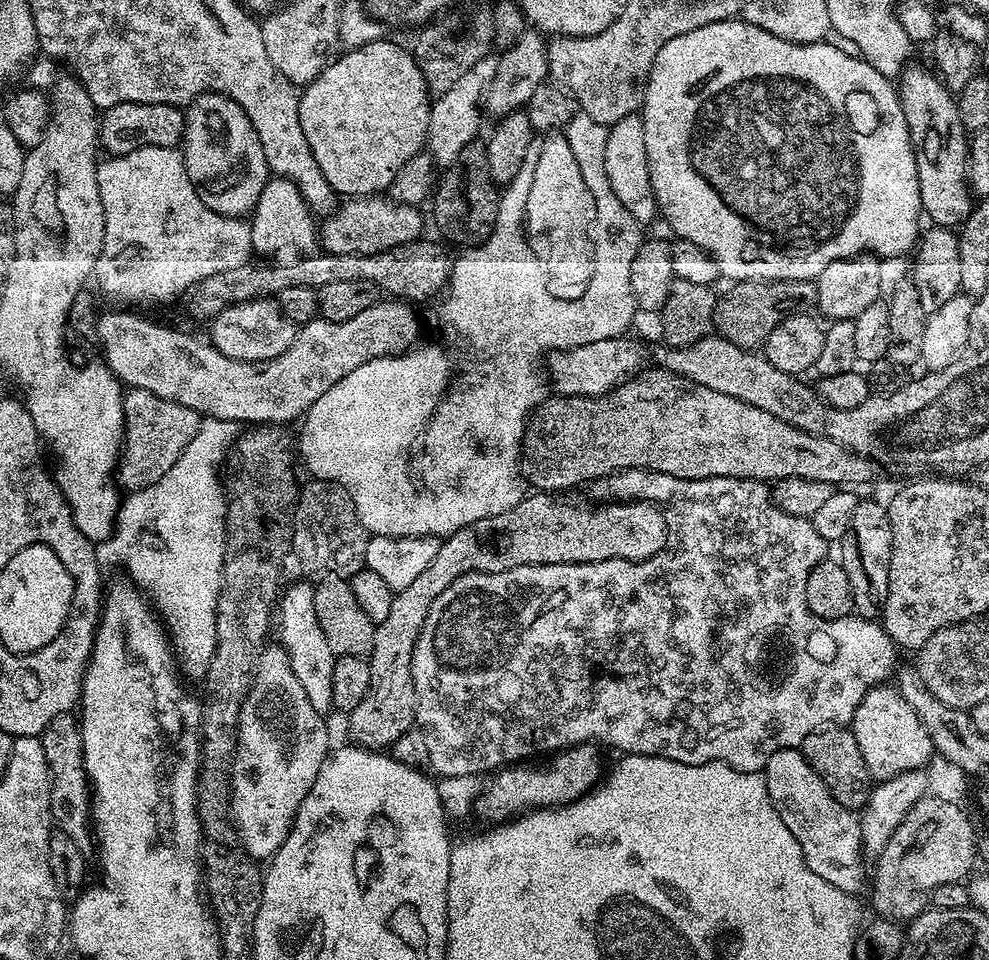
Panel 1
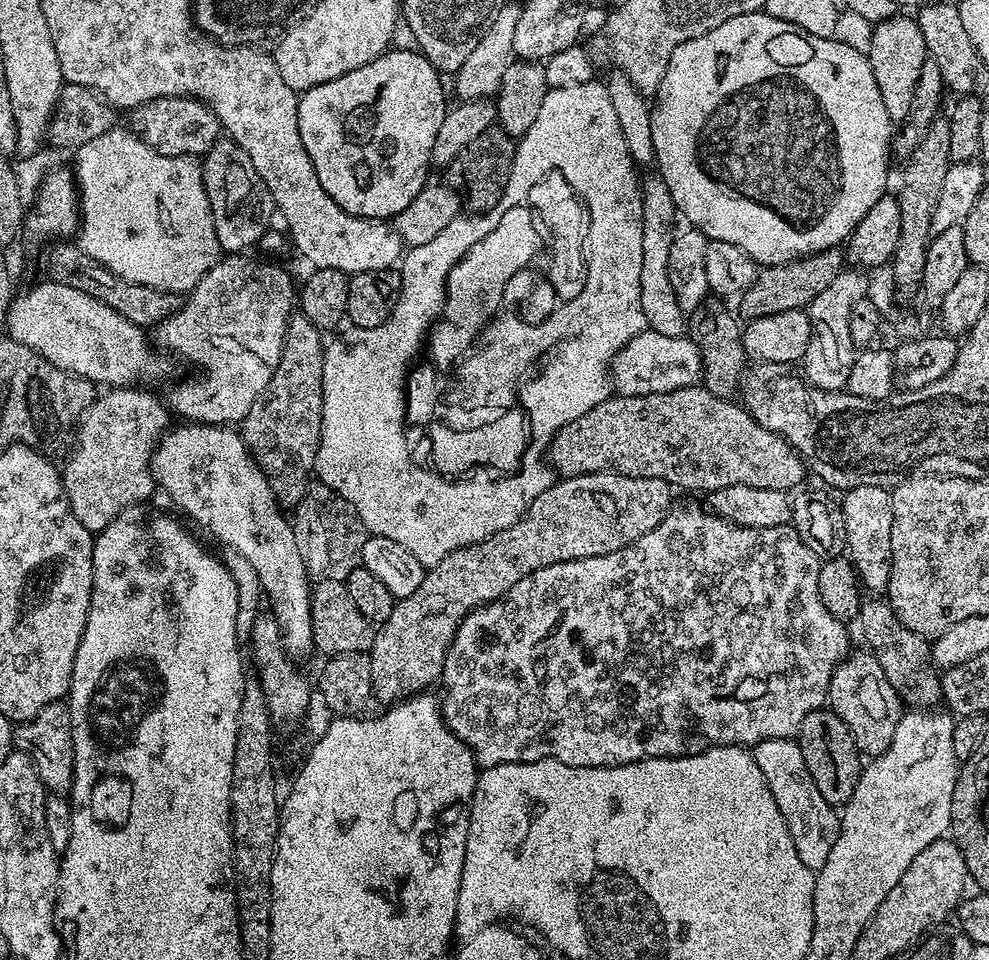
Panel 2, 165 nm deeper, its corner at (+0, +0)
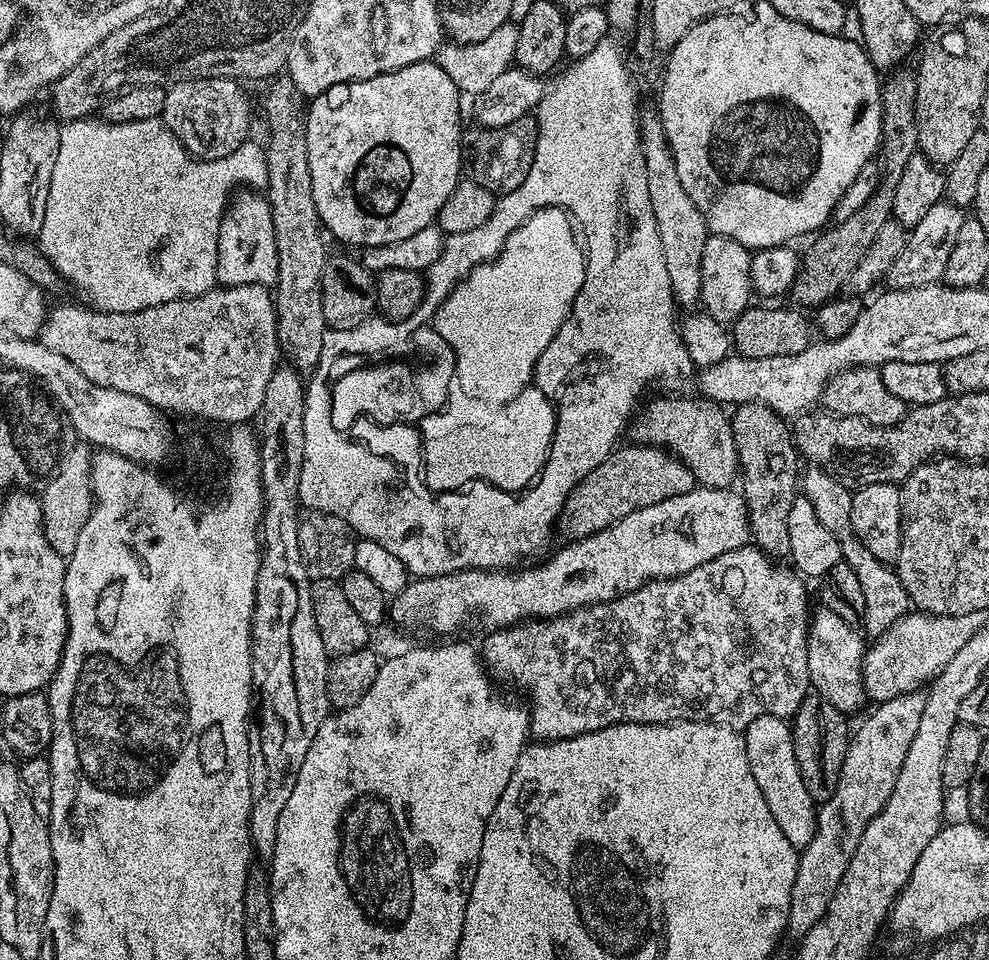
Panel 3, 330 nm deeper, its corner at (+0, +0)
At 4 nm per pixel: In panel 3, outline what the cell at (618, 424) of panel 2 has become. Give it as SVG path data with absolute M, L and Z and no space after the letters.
M672 396L669 400L656 400L653 404L646 405L644 417L640 420L643 443L671 452L692 471L697 485L731 489L732 479L737 479L738 476L740 459L729 413L713 401L705 398L695 399Z

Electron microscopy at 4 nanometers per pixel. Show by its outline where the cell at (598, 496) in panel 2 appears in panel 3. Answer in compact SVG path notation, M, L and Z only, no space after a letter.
M651 446L639 447L617 447L589 476L579 481L580 485L573 490L572 496L570 492L562 513L562 528L564 524L569 537L593 536L595 532L626 518L626 514L634 514L640 508L654 506L654 502L686 494L697 487L692 471L671 452Z

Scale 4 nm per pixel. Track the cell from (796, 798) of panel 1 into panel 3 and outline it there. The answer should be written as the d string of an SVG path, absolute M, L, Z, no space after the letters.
M759 716L750 722L748 728L743 729L744 745L746 746L746 758L750 762L750 774L754 774L754 782L758 782L758 790L766 798L766 806L770 806L770 814L774 814L774 822L782 829L782 834L790 843L802 850L814 838L816 830L816 813L818 811L817 801L810 798L810 790L806 790L806 782L800 773L798 758L794 754L794 742L792 741L792 726L782 716Z

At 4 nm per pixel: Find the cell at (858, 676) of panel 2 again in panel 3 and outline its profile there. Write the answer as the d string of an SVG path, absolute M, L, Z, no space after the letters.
M823 606L811 613L808 625L808 678L811 687L830 706L839 712L853 714L866 701L864 689L864 653L866 651L865 637L859 631L855 632L844 621L841 613L835 612L830 606Z

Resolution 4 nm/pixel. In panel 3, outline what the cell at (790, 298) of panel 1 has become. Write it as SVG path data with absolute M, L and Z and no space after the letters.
M900 74L890 77L889 80L885 79L880 90L880 109L882 126L878 160L884 163L885 184L884 180L877 183L875 192L864 203L862 210L851 214L845 220L837 219L831 226L825 227L815 237L817 240L809 246L808 253L803 253L800 272L790 289L790 296L797 300L795 303L801 309L812 310L833 299L847 285L850 274L856 269L858 262L862 262L874 238L878 238L878 230L882 230L882 226L886 226L886 222L893 219L892 207L896 183L898 178L902 178L902 170L906 162L910 162L910 158L918 152L915 75Z

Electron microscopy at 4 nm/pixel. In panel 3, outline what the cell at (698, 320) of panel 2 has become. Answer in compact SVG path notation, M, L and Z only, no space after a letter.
M741 404L731 413L730 419L740 459L738 472L742 480L744 476L742 495L748 507L748 527L751 539L755 547L762 549L766 555L773 558L787 557L790 553L790 526L786 526L786 522L790 519L790 506L794 506L798 495L798 468L796 472L798 453L793 435L789 427L787 430L783 425L785 423L781 417L769 410L765 404Z

